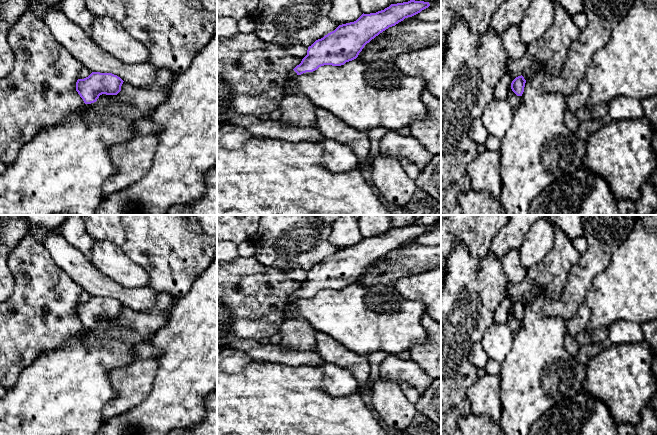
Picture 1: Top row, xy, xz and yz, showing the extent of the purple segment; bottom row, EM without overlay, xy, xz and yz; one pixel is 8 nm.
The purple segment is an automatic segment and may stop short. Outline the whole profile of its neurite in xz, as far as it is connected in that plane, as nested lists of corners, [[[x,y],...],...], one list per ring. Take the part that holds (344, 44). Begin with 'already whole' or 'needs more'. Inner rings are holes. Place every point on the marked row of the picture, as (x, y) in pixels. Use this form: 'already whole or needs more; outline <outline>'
needs more; outline [[[415,0],[391,4],[384,10],[363,13],[356,21],[339,25],[308,47],[307,55],[289,72],[288,79],[324,65],[341,66],[356,59],[364,46],[380,33],[429,6],[429,2]]]

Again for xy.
already whole; outline [[[92,72],[76,82],[76,91],[85,104],[97,101],[100,95],[117,95],[121,91],[123,80],[112,73]]]

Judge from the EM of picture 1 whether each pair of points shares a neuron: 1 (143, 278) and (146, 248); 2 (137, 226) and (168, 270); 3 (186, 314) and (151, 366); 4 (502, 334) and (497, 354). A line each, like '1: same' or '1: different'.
1: different
2: same
3: different
4: same

